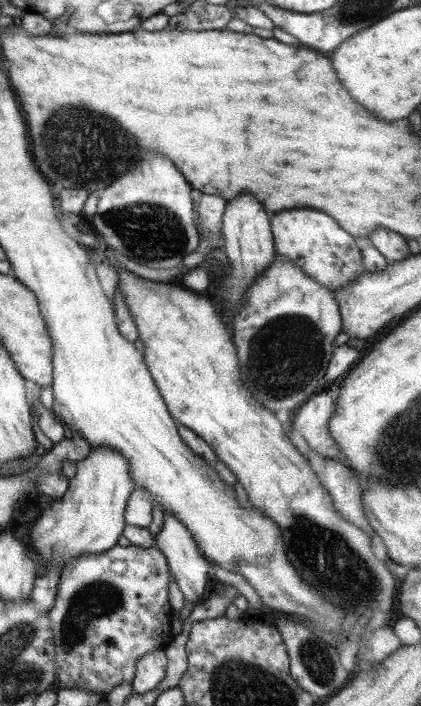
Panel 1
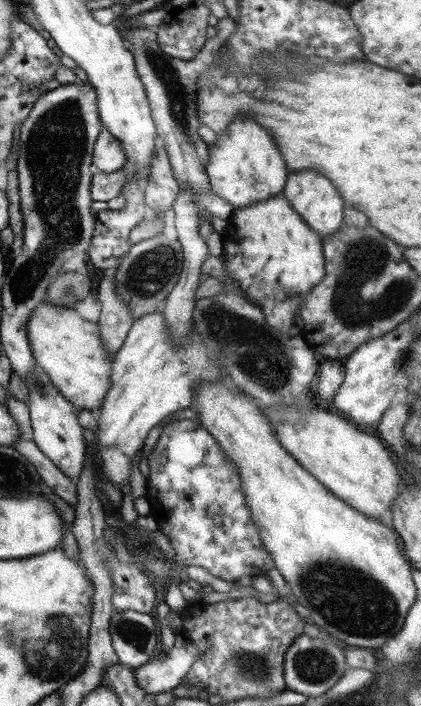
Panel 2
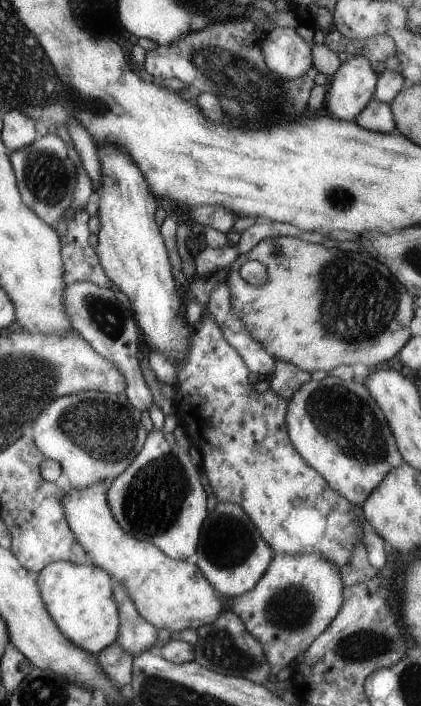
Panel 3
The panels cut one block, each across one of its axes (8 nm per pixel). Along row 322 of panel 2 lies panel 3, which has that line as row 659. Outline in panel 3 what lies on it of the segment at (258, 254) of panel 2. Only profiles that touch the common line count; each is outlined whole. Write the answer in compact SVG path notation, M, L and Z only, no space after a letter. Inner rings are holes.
M276 553L255 586L233 598L232 611L240 617L246 630L263 644L268 662L272 665L271 672L280 674L282 668L287 668L299 660L316 637L320 636L320 633L324 632L334 620L343 603L343 588L341 570L322 555Z

